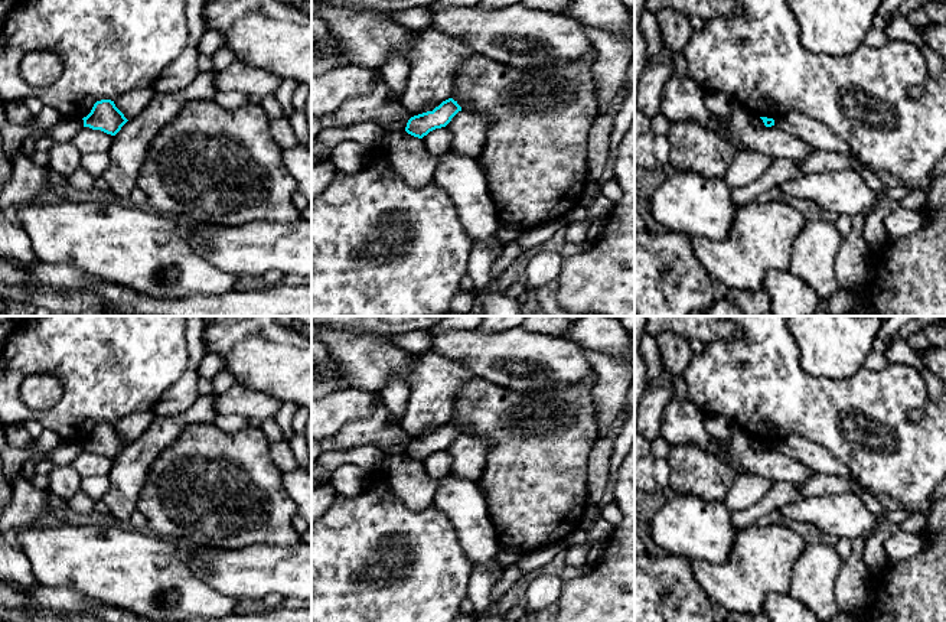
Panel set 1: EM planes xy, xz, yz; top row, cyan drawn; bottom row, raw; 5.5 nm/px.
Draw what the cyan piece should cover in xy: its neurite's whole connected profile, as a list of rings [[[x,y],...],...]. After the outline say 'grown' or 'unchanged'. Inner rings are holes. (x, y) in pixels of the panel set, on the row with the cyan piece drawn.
[[[111,100],[97,101],[91,113],[82,118],[84,127],[115,136],[128,121]]]; unchanged

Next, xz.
[[[448,98],[433,111],[411,117],[407,123],[405,131],[414,137],[423,139],[430,131],[446,127],[459,111],[461,111],[461,107],[457,101]]]; unchanged

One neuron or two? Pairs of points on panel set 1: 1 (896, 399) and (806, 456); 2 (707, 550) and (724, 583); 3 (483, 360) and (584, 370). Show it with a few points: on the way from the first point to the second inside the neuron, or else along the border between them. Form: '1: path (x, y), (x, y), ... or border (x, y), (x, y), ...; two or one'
1: border (790, 433), (799, 433), (822, 445), (848, 468); two
2: border (736, 539), (723, 562), (691, 563); two
3: path (508, 357), (560, 360); one

